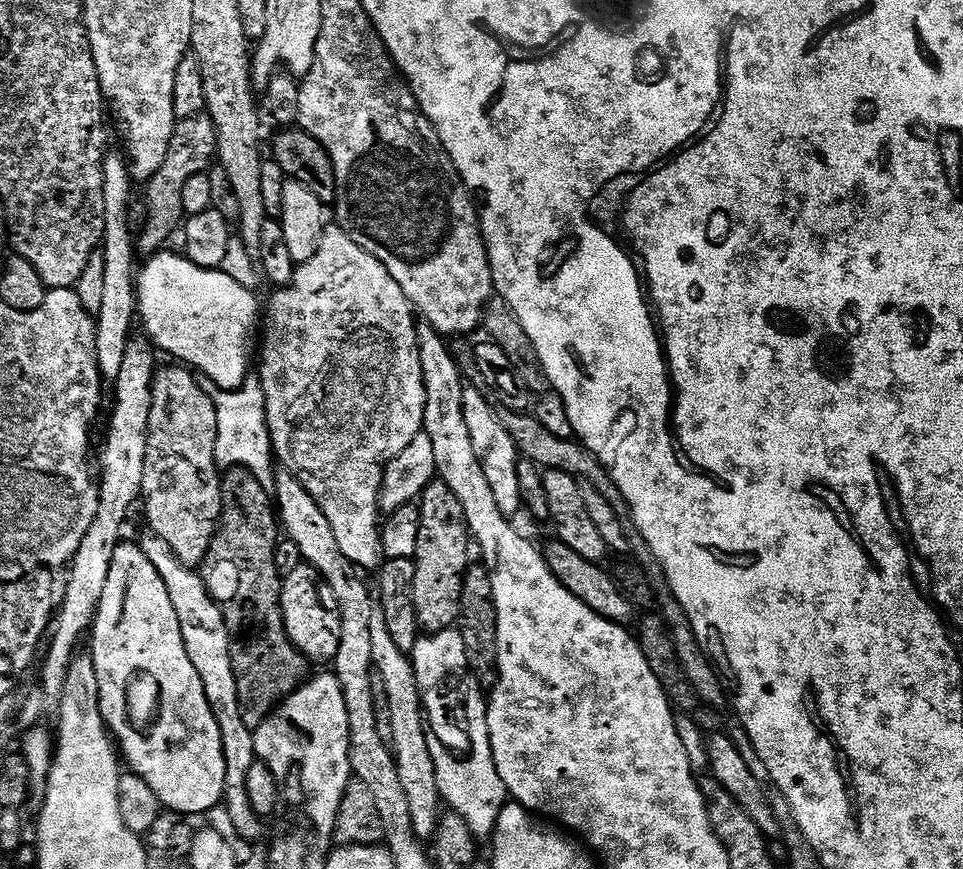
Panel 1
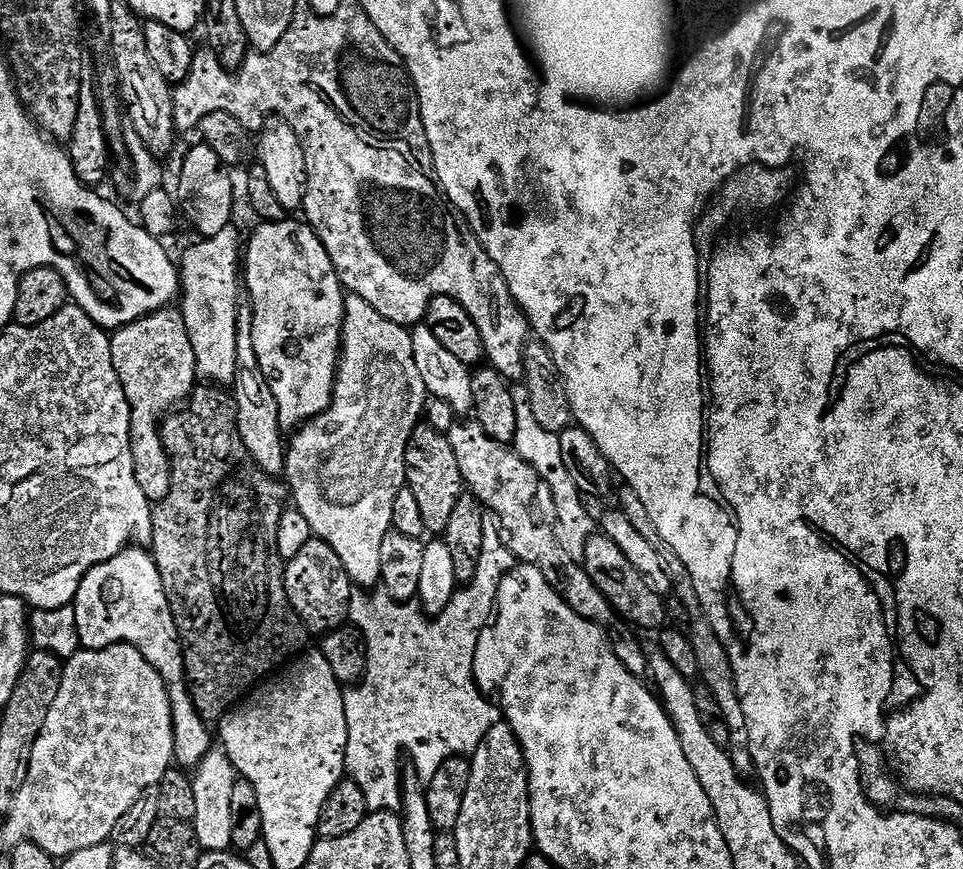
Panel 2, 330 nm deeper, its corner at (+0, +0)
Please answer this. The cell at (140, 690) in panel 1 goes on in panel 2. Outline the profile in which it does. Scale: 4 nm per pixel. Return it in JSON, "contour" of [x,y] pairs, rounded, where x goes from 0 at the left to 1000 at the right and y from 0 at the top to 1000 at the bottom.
{"contour":[[[148,629],[130,631],[87,662],[77,699],[84,747],[99,748],[117,746],[119,741],[133,741],[136,746],[142,746],[152,762],[160,766],[174,791],[182,878],[191,886],[202,885],[221,860],[222,847],[216,843],[217,834],[206,822],[195,793],[195,783],[191,779],[191,742],[187,740],[187,726],[183,723],[162,646]]]}

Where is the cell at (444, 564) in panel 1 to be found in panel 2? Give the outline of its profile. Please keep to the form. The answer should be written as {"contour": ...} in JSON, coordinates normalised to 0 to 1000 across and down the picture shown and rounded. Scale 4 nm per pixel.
{"contour":[[[443,486],[436,487],[422,513],[420,541],[422,559],[434,578],[438,601],[442,601],[444,612],[460,614],[463,605],[467,605],[467,595],[471,593],[471,582],[476,582],[476,573],[484,566],[480,541],[476,541],[476,526],[467,514],[464,501]]]}

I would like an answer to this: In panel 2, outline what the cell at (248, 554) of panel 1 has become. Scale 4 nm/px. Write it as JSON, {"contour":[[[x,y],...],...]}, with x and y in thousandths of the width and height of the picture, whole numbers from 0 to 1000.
{"contour":[[[232,445],[200,446],[199,455],[195,457],[190,468],[175,474],[170,480],[166,489],[166,503],[171,518],[174,519],[174,530],[179,533],[179,549],[177,568],[172,568],[172,573],[165,575],[158,586],[156,639],[162,646],[162,655],[168,665],[168,674],[172,679],[172,688],[177,693],[183,723],[187,726],[187,740],[191,742],[191,779],[195,783],[195,793],[201,803],[206,822],[214,831],[227,831],[271,784],[283,777],[292,766],[298,765],[304,757],[310,756],[317,749],[316,740],[322,735],[320,722],[313,716],[305,697],[301,697],[301,688],[297,684],[295,673],[297,646],[289,638],[289,601],[293,601],[293,591],[301,567],[290,551],[275,545],[268,536],[268,532],[260,527],[260,518],[255,518],[255,509],[251,509],[251,499],[247,499],[247,476],[242,452]]]}

